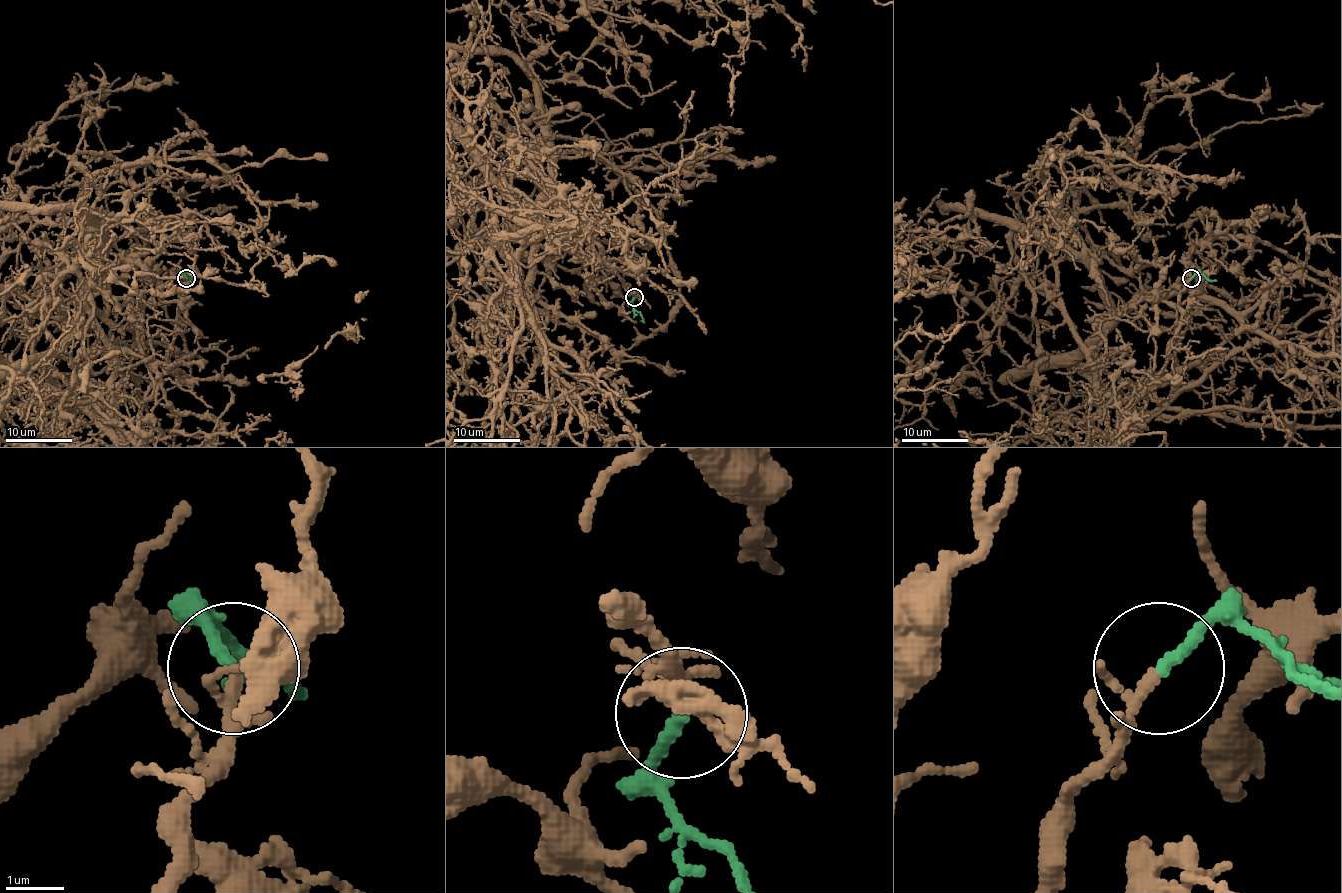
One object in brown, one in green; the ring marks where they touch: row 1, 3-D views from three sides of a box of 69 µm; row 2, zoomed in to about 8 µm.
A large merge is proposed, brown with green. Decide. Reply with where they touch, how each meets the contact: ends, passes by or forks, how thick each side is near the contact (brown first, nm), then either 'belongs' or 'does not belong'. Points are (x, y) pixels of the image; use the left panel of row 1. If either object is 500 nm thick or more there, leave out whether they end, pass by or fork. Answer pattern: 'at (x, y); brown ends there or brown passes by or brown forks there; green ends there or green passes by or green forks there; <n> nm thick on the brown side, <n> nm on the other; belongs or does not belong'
at (186, 278); brown forks there; green ends there; 130 nm thick on the brown side, 220 nm on the other; belongs

